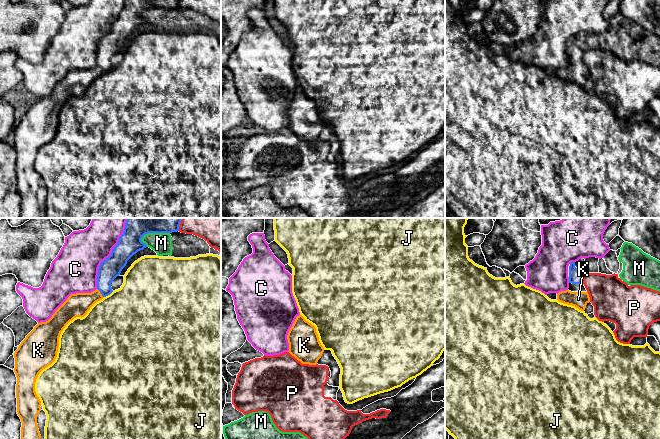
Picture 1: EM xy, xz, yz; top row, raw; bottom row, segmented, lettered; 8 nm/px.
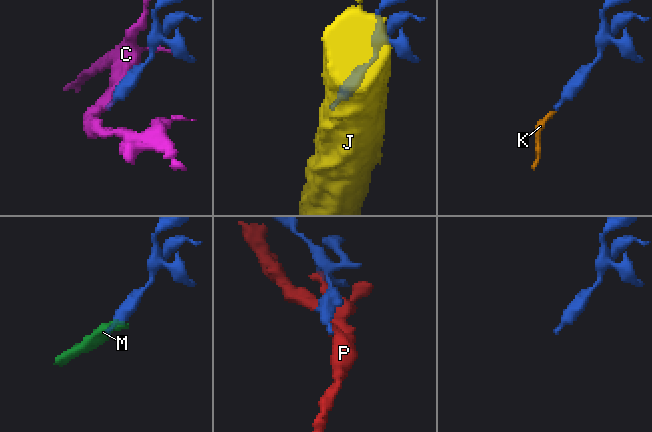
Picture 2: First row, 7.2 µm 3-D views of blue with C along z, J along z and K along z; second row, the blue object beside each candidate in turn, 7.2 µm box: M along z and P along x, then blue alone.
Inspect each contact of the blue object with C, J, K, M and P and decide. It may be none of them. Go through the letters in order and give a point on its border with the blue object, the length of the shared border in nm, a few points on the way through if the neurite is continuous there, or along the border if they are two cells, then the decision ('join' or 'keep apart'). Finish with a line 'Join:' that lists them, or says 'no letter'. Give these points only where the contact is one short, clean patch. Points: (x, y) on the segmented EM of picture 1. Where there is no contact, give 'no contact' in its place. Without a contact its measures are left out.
C: contact xy (111, 254); length 600 nm; keep apart
J: contact xy (108, 294); length 90 nm; keep apart
K: contact xy (100, 292); length 90 nm; way xy (111, 267), (100, 292), (77, 305); join
M: contact xy (154, 232); length 240 nm; keep apart
P: contact yz (582, 279); length 70 nm; keep apart
Join: K

